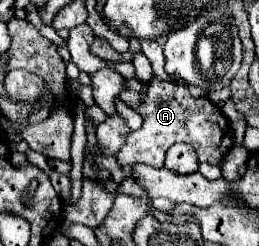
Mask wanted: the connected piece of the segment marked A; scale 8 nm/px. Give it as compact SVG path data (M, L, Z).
M151 78L143 94L135 90L123 90L119 94L119 100L123 100L127 106L137 110L143 118L143 126L127 134L127 142L117 154L119 164L143 162L151 166L163 166L167 150L173 144L185 142L195 148L199 162L221 166L223 154L227 154L233 146L233 130L229 120L223 116L223 112L219 112L219 108L207 96L199 96L199 98L191 96L189 84L179 86L159 78Z

